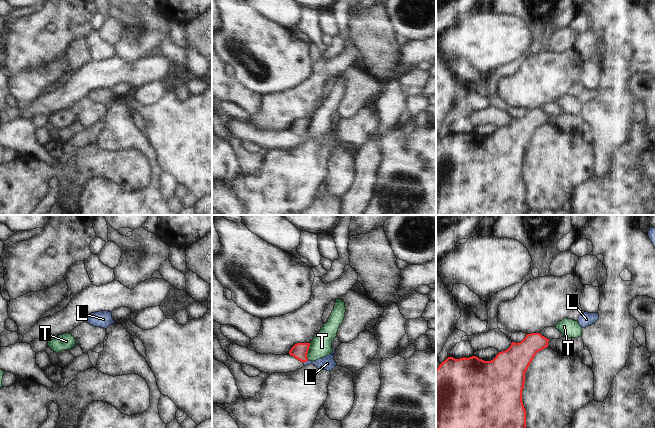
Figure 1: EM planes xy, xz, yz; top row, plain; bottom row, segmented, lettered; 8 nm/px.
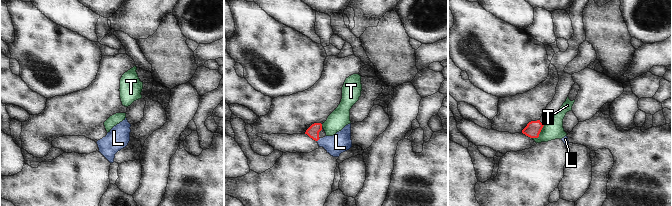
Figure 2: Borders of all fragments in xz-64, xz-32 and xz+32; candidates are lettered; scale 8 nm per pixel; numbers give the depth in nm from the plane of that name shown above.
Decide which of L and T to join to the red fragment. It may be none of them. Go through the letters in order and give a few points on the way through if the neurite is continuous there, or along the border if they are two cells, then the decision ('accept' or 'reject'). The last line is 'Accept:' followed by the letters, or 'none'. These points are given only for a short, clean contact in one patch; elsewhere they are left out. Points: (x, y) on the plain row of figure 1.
L: runs through xz (299, 127), (305, 137), (327, 139); accept
T: border along xz (310, 119), (307, 135); reject
Accept: L

